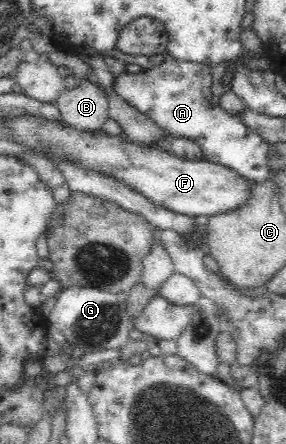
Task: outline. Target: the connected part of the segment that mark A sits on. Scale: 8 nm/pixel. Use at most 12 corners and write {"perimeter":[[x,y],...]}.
{"perimeter":[[166,58],[112,90],[202,159],[262,182],[270,144],[212,105],[210,66]]}

